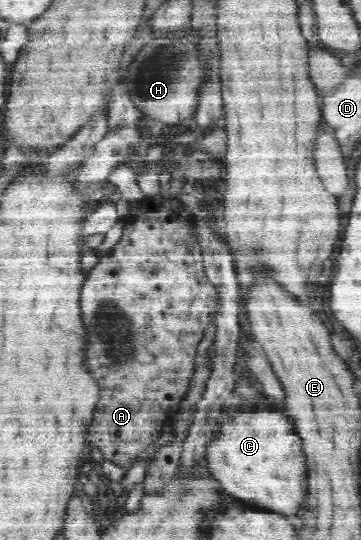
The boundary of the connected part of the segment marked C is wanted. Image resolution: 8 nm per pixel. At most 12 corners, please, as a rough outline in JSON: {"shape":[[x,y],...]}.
{"shape":[[238,413],[209,448],[224,490],[302,510],[310,468],[289,416]]}

